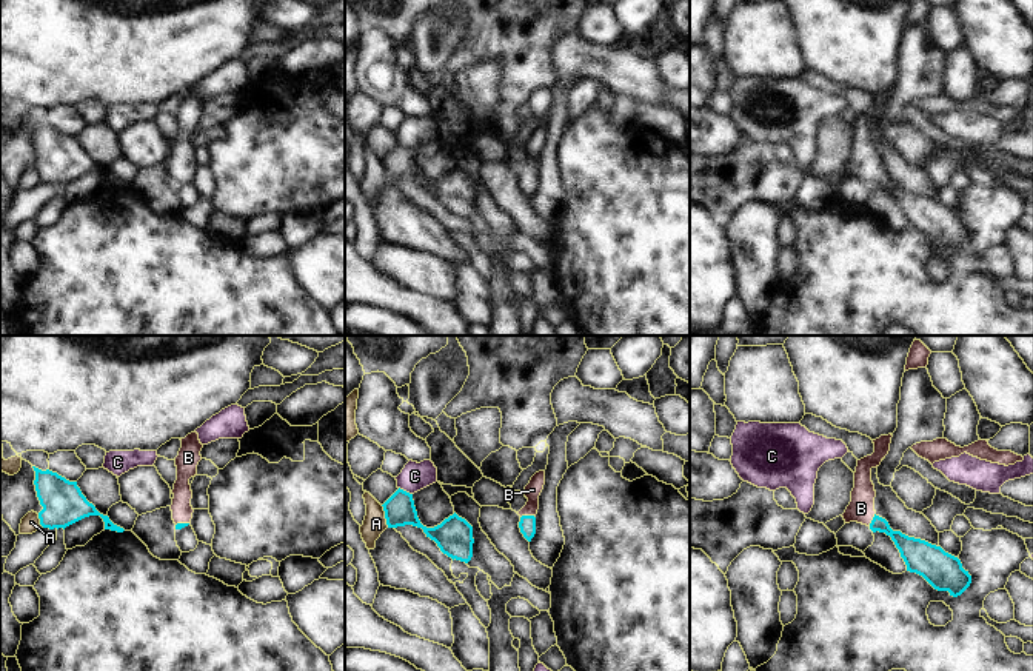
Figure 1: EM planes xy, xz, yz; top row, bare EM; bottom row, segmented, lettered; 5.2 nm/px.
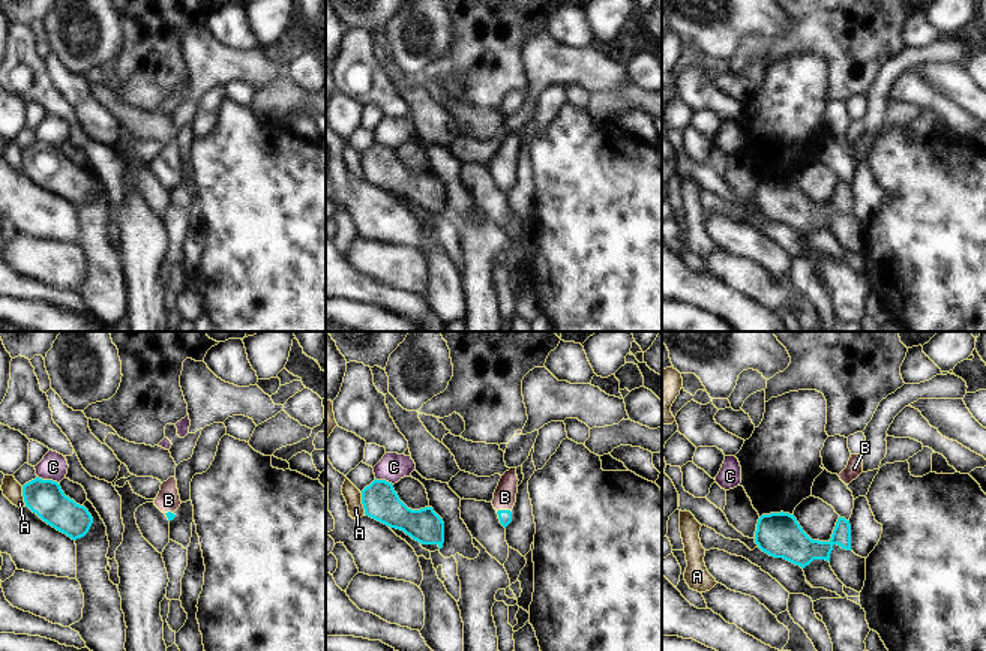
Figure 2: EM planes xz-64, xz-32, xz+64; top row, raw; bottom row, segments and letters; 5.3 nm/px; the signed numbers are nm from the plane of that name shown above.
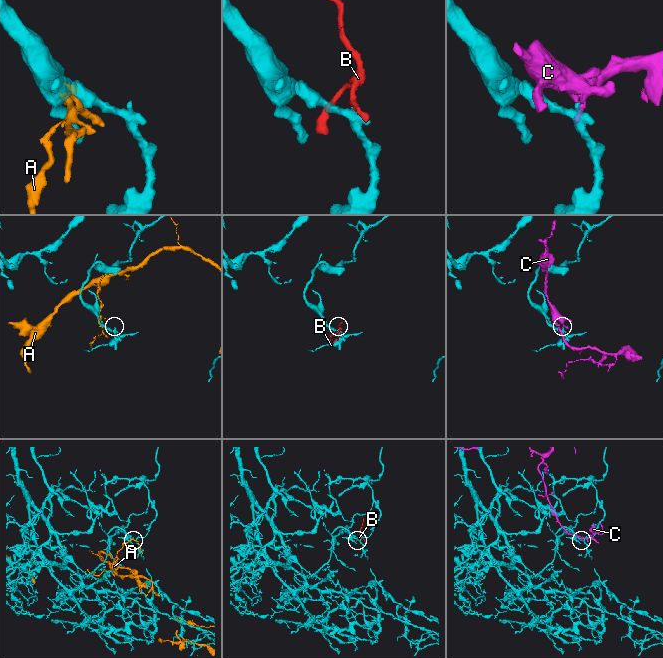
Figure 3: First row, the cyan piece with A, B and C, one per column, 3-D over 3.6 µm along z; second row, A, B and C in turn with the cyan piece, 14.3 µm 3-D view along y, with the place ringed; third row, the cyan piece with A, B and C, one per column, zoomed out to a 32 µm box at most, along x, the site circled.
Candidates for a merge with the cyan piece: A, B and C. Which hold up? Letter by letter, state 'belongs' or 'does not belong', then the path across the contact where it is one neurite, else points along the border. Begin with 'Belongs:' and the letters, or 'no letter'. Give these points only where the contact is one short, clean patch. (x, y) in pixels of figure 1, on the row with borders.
Belongs: B
A: does not belong
B: belongs; way xz (527, 524), (527, 516), (533, 504), (533, 490)
C: does not belong; border xz (399, 487), (411, 494)

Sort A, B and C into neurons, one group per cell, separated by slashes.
A / B / C

